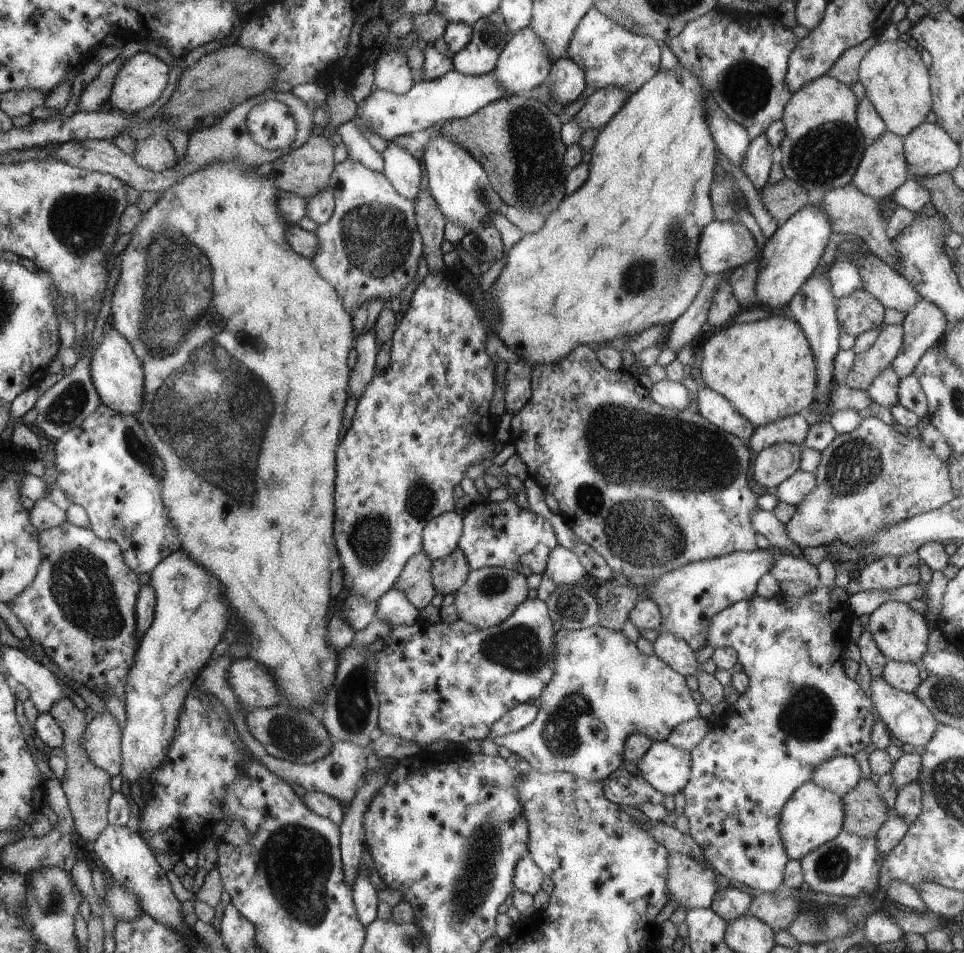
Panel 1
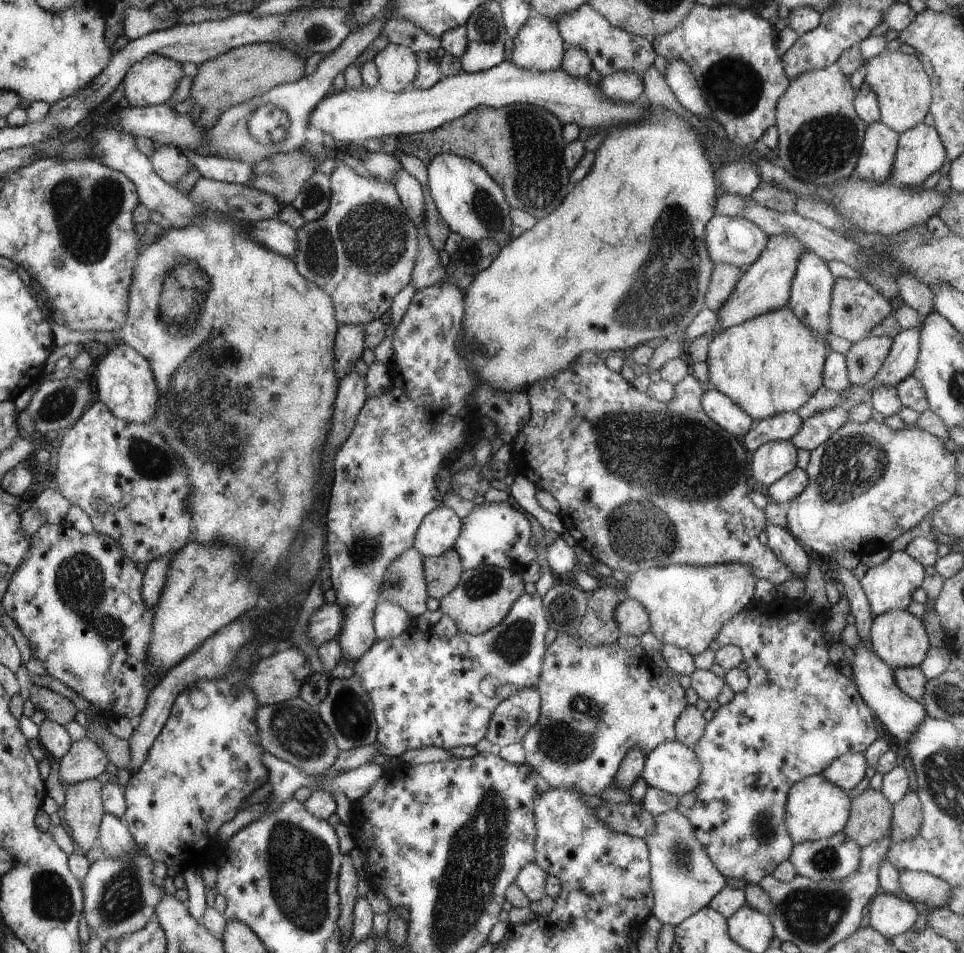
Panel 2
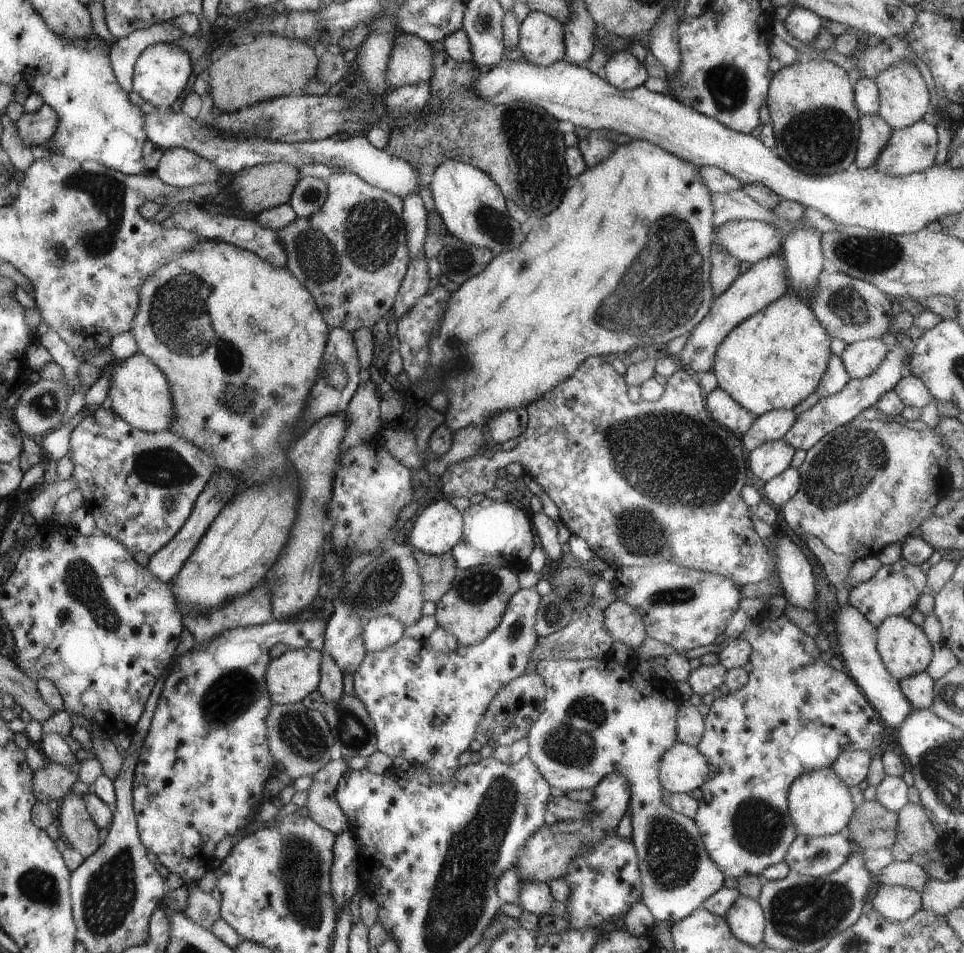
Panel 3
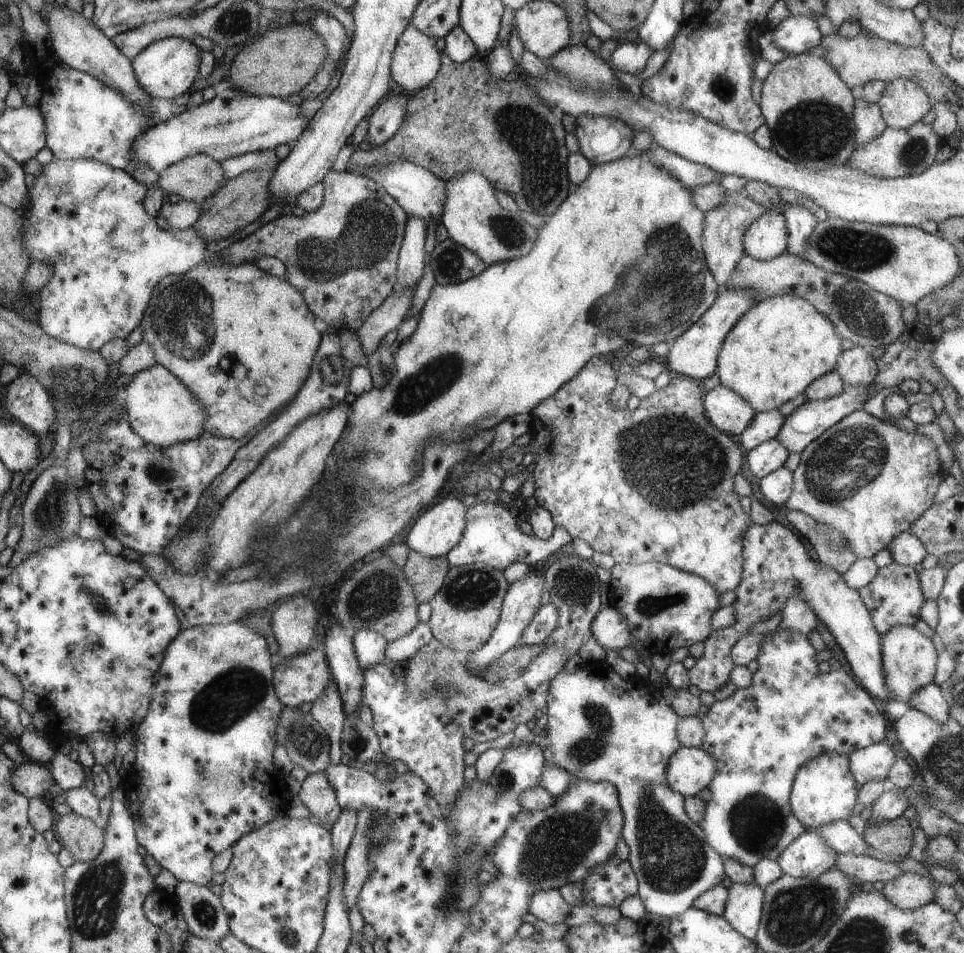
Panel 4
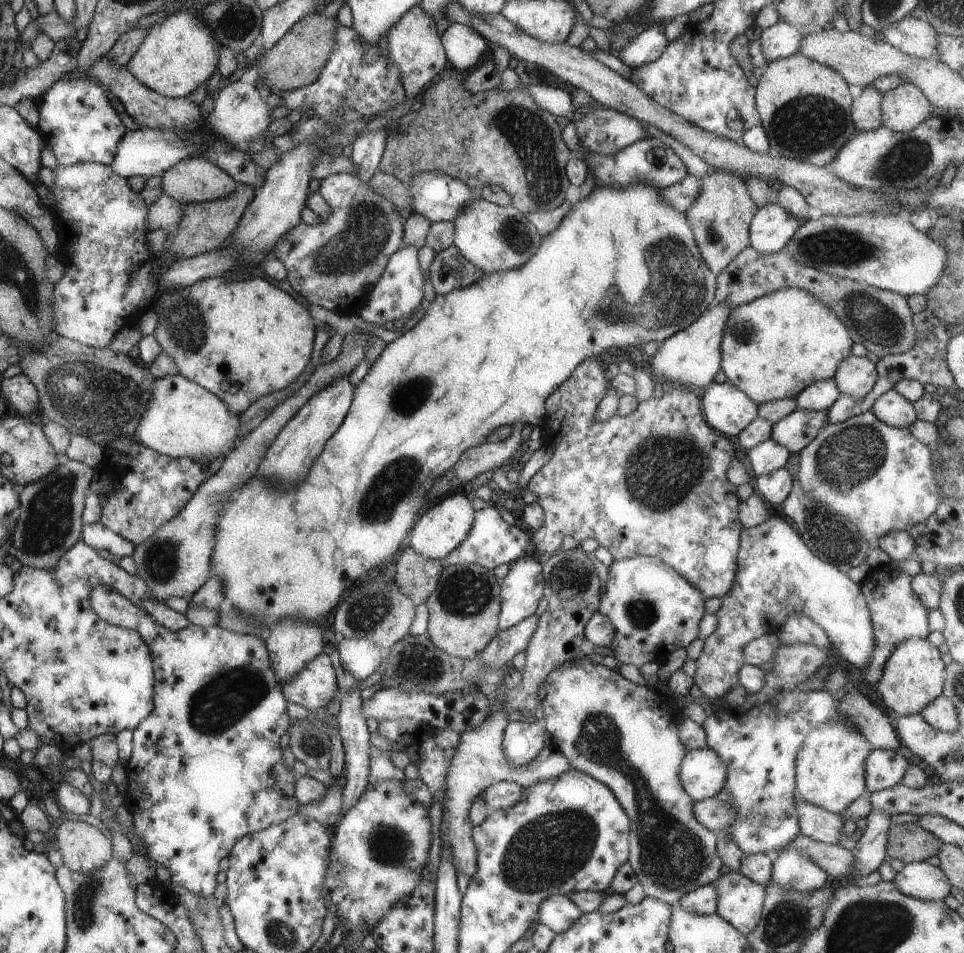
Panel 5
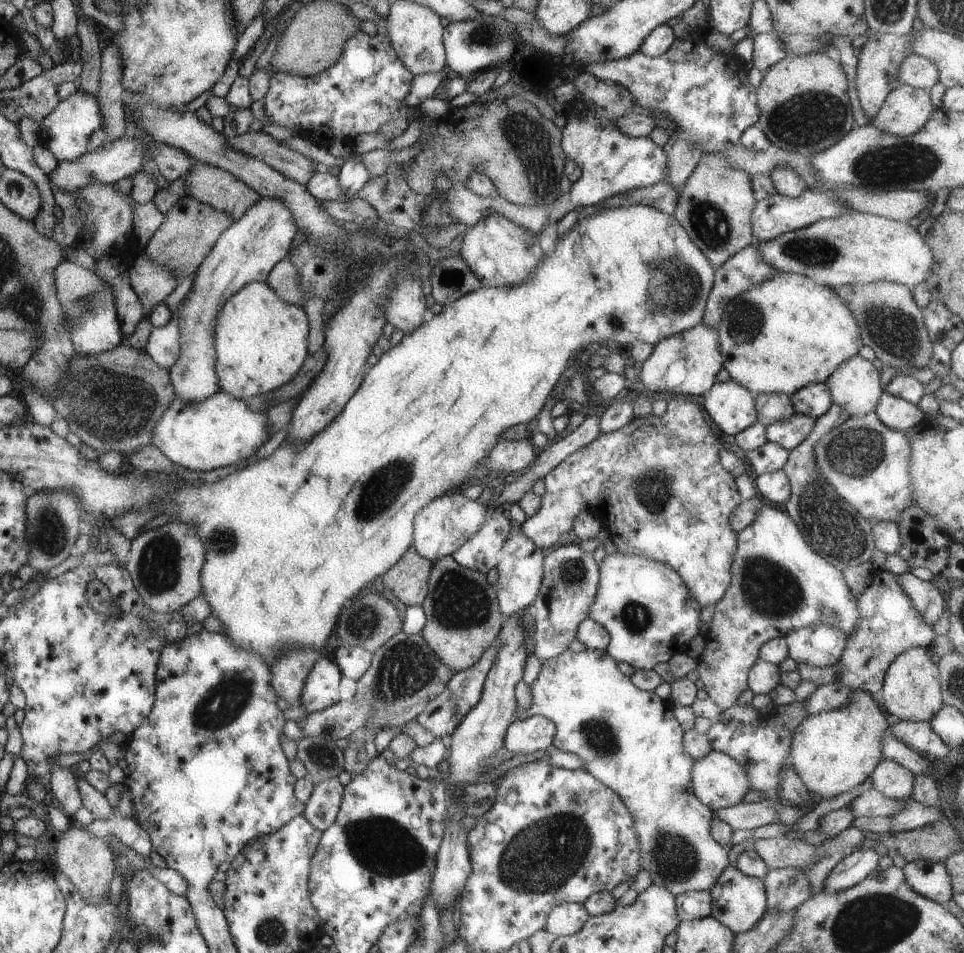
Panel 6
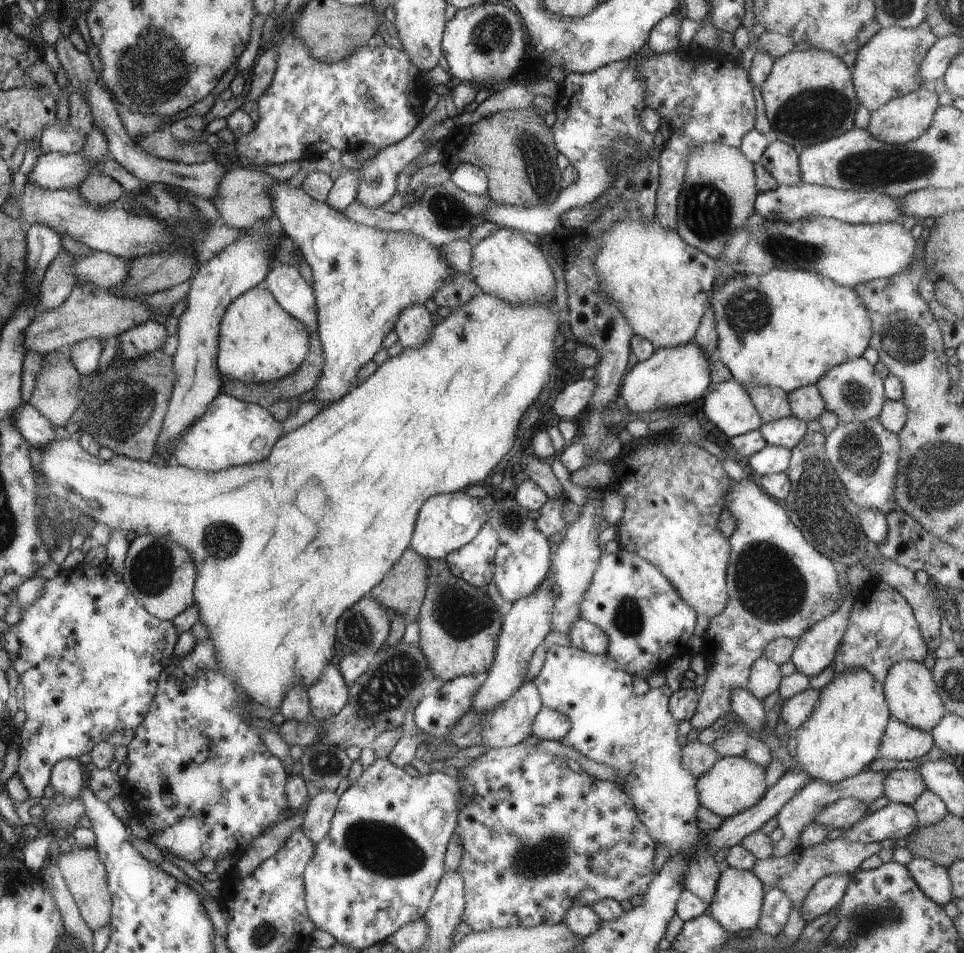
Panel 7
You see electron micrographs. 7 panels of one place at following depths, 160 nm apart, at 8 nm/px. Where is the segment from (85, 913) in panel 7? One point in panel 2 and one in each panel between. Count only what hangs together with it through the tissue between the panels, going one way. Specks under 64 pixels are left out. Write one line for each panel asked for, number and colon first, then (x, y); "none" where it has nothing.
2: (83, 809)
3: (76, 825)
4: (82, 837)
5: (83, 848)
6: (87, 861)

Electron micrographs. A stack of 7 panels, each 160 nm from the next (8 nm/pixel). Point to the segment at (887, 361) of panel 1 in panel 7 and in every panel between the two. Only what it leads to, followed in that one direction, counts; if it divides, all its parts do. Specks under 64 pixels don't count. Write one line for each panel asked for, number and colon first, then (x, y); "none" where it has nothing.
2: (864, 359)
3: (862, 358)
4: (857, 366)
5: (856, 376)
6: (856, 386)
7: (854, 392)

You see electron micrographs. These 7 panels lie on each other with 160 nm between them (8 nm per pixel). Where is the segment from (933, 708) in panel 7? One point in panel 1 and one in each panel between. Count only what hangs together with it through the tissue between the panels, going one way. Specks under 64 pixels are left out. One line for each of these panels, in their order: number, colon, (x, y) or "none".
1: (901, 634)
2: (899, 638)
3: (904, 647)
4: (909, 659)
5: (913, 676)
6: (911, 691)

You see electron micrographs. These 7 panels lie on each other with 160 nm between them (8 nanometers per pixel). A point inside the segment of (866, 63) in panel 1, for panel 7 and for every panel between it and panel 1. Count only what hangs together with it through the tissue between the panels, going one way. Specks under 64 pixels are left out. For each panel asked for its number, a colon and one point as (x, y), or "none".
2: (903, 89)
3: (903, 96)
4: (904, 102)
5: (903, 108)
6: (906, 110)
7: (903, 119)

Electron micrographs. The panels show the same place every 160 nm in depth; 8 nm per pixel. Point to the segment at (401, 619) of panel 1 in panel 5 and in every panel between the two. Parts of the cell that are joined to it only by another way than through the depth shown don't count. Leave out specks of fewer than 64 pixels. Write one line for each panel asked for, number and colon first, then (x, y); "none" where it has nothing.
2: (389, 621)
3: (382, 632)
4: (369, 646)
5: (360, 657)

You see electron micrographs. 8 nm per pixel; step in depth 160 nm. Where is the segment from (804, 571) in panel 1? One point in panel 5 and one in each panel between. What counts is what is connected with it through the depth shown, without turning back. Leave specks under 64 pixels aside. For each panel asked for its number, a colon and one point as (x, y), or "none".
2: (684, 500)
3: (599, 457)
4: (681, 508)
5: (655, 483)

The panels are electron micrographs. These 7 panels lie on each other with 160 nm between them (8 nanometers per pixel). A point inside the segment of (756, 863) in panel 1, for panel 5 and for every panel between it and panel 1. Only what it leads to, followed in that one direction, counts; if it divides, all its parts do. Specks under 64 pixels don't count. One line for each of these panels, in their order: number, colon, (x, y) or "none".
2: (799, 713)
3: (796, 714)
4: (759, 738)
5: (759, 740)

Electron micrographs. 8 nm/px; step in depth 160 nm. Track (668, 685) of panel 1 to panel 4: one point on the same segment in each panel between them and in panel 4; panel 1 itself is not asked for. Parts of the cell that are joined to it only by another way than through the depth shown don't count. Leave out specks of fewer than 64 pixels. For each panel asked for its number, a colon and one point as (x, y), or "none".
2: (597, 703)
3: (600, 717)
4: (601, 727)

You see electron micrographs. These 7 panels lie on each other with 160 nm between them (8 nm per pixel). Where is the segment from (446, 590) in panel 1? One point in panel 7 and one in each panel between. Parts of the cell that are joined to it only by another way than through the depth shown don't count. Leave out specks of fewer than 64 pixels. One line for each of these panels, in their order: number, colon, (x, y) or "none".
2: (443, 573)
3: (438, 571)
4: (426, 575)
5: (416, 576)
6: (408, 579)
7: (403, 590)

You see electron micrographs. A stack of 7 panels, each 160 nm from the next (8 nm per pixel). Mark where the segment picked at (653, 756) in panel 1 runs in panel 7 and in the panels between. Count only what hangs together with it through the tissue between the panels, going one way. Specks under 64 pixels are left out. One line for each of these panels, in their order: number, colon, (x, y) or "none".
2: (673, 767)
3: (683, 768)
4: (691, 769)
5: (703, 773)
6: (719, 781)
7: (734, 784)

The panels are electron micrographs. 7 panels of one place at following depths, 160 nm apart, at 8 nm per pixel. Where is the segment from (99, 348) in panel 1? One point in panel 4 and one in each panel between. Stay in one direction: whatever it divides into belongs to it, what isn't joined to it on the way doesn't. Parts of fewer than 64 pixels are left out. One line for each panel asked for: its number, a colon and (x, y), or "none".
2: (125, 382)
3: (140, 392)
4: (162, 410)

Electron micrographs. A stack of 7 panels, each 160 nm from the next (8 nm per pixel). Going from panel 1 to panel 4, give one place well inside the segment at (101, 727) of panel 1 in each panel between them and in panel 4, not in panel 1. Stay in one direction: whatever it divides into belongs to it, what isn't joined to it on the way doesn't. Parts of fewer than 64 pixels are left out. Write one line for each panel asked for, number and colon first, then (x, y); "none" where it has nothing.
2: (86, 760)
3: (53, 781)
4: (30, 780)

